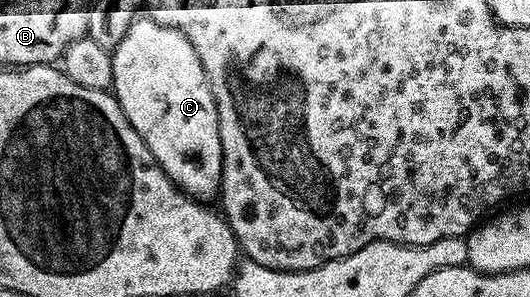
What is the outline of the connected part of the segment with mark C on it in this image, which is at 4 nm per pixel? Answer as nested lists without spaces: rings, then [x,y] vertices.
[[[136,19],[111,53],[111,62],[113,95],[165,175],[200,203],[211,203],[214,197],[216,200],[223,187],[217,107],[201,59],[197,59],[189,39],[167,25]]]

